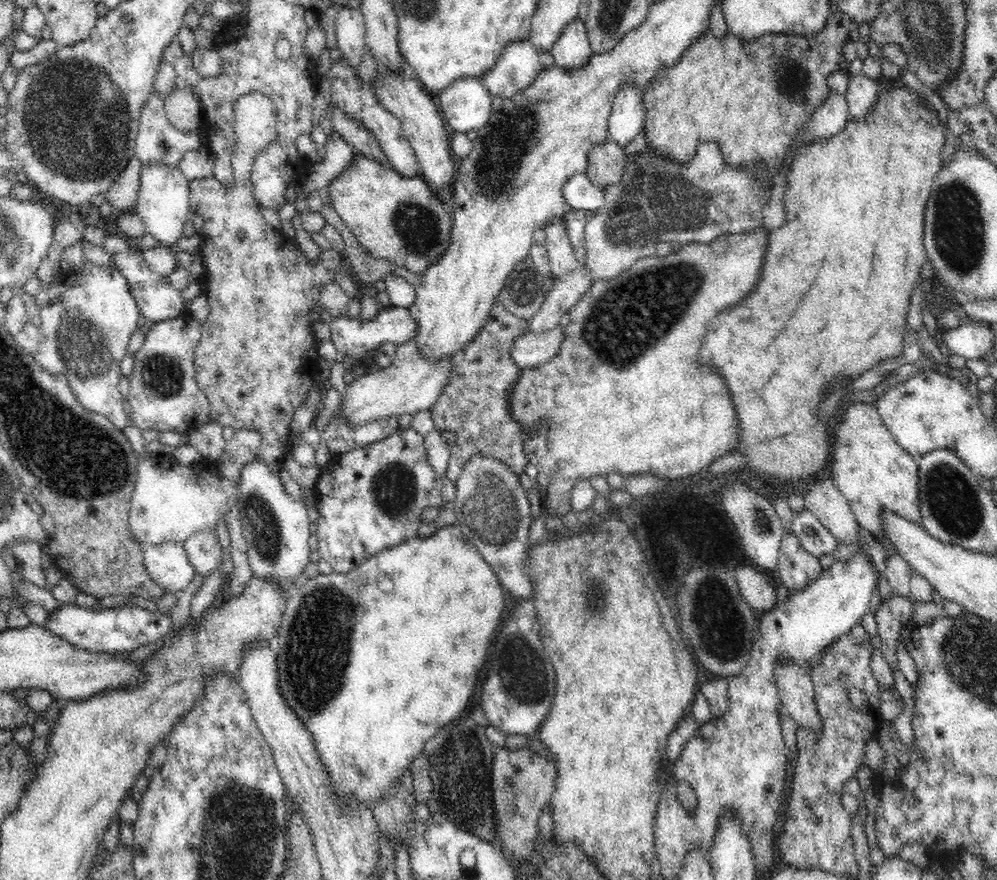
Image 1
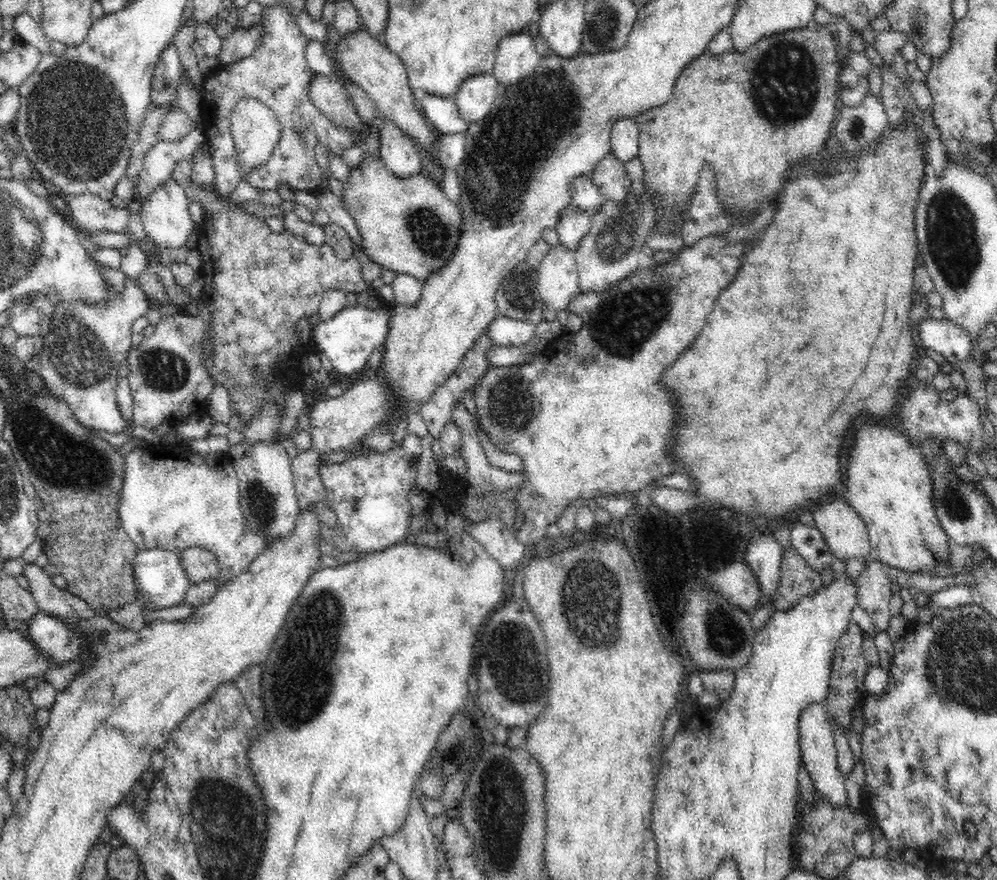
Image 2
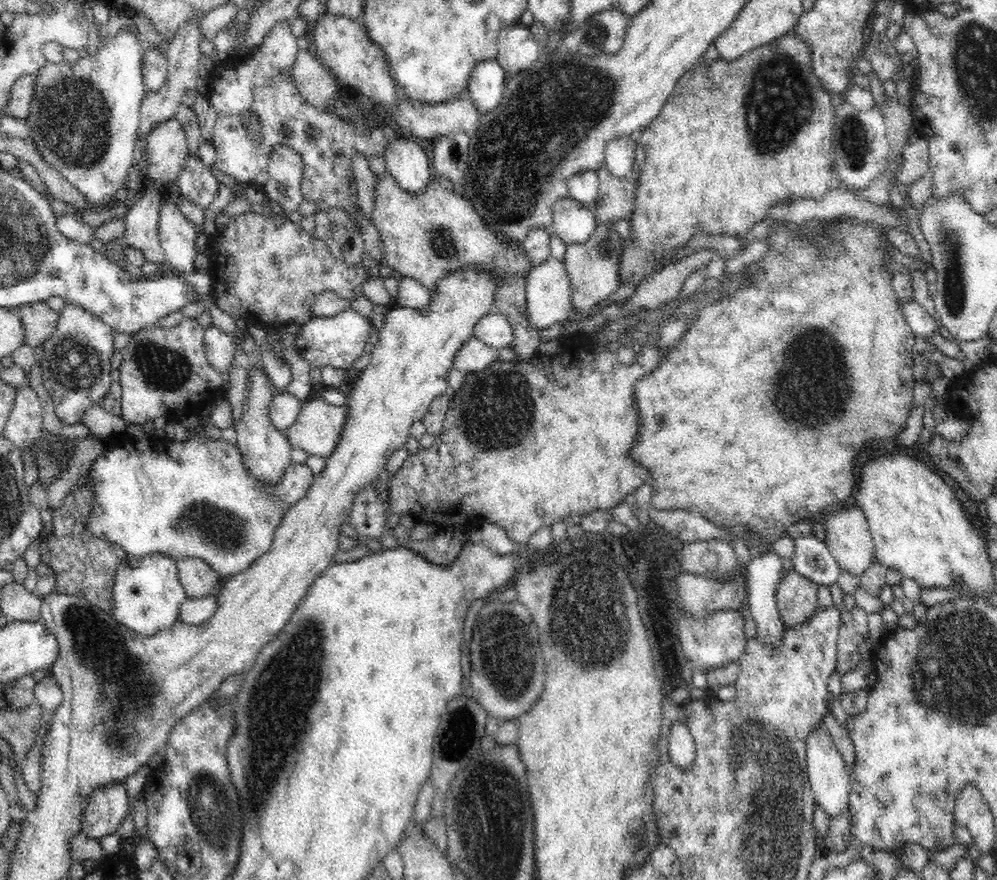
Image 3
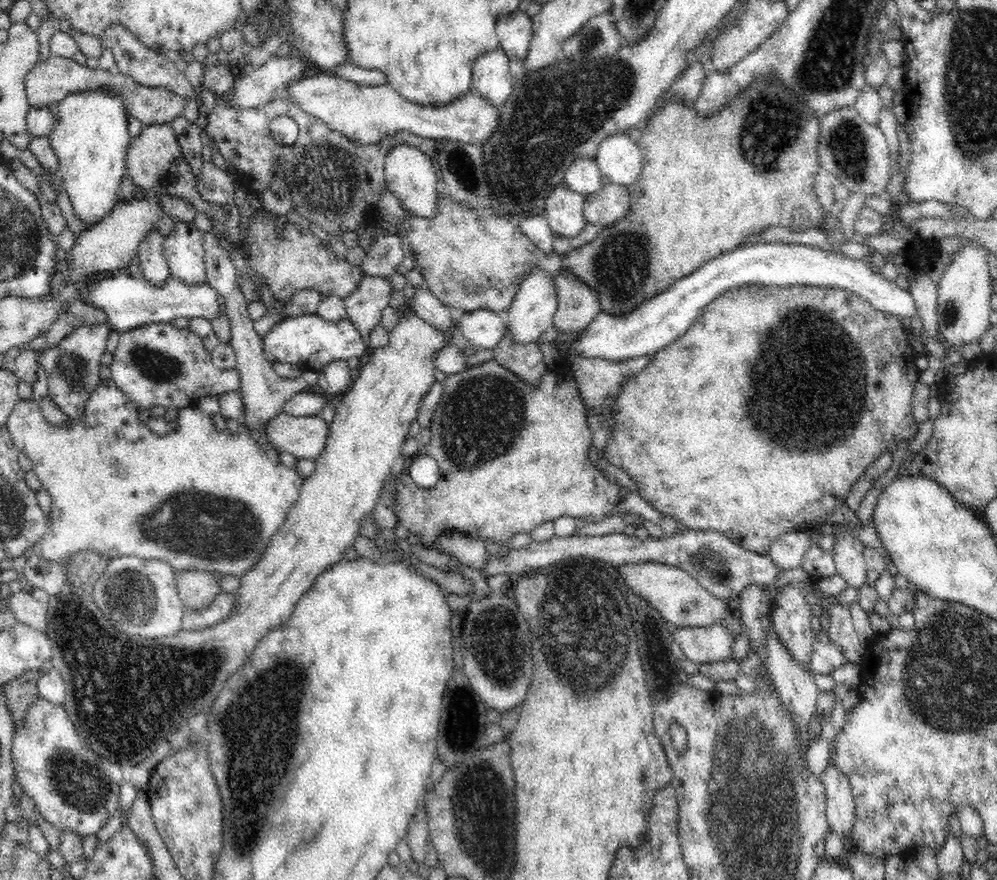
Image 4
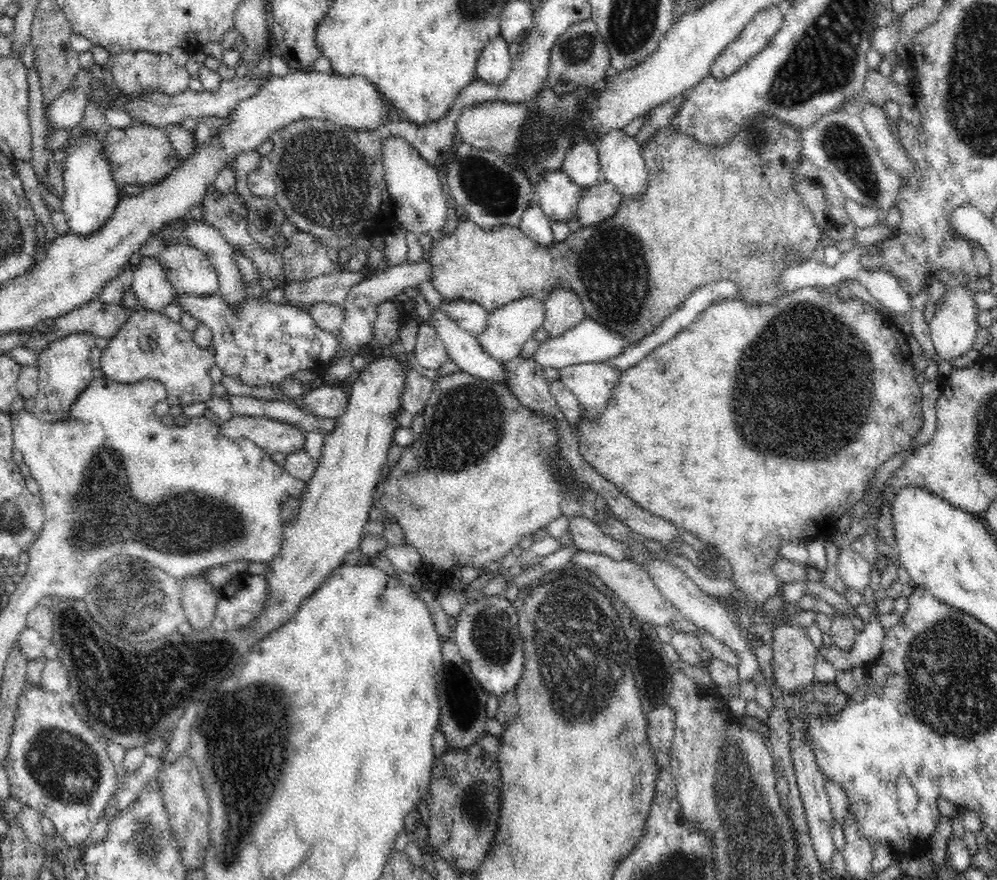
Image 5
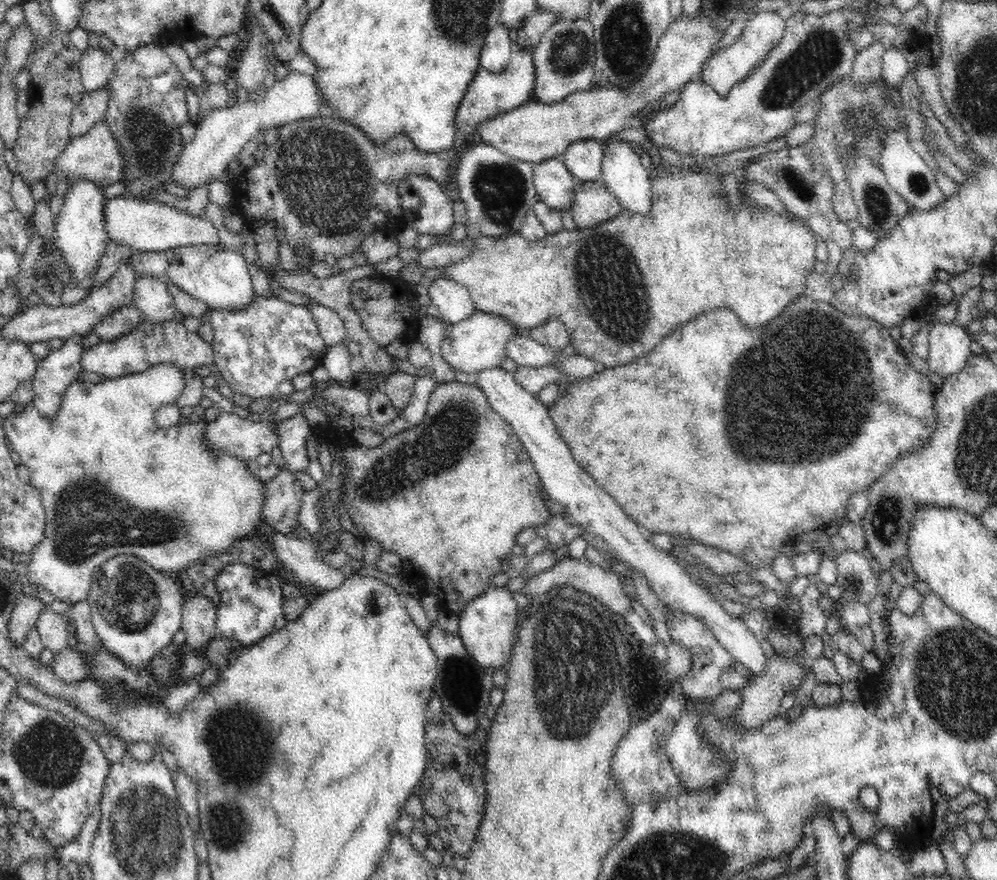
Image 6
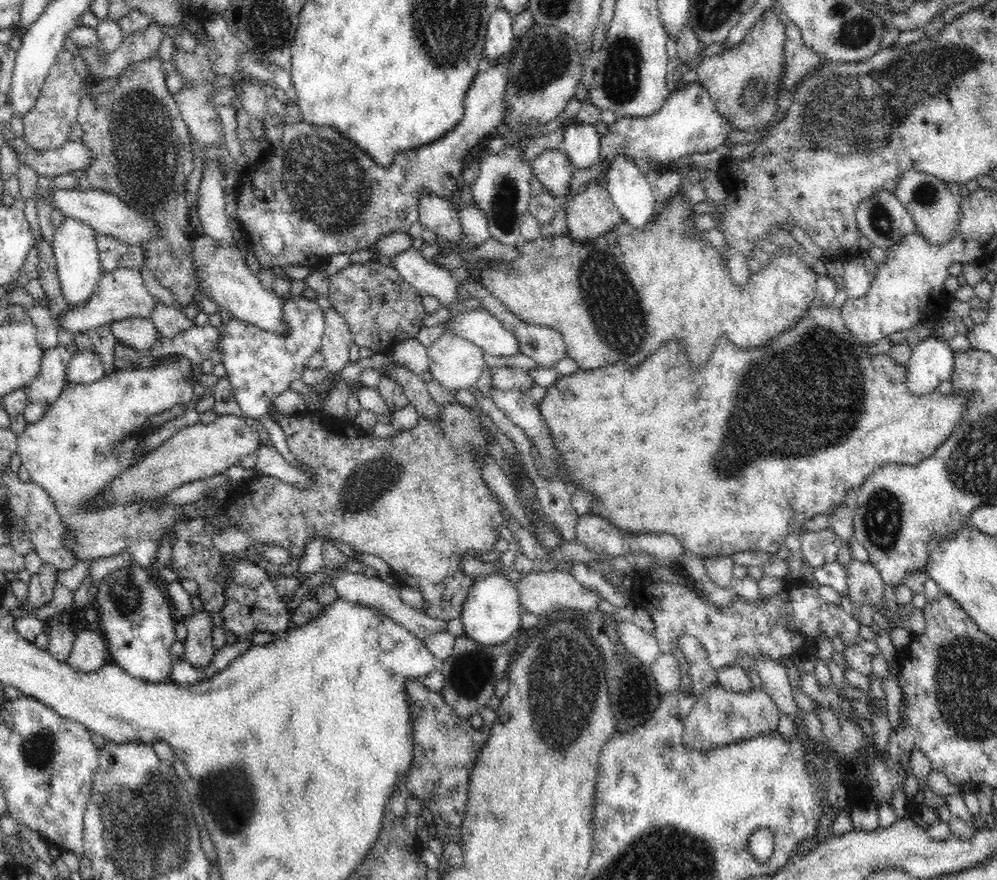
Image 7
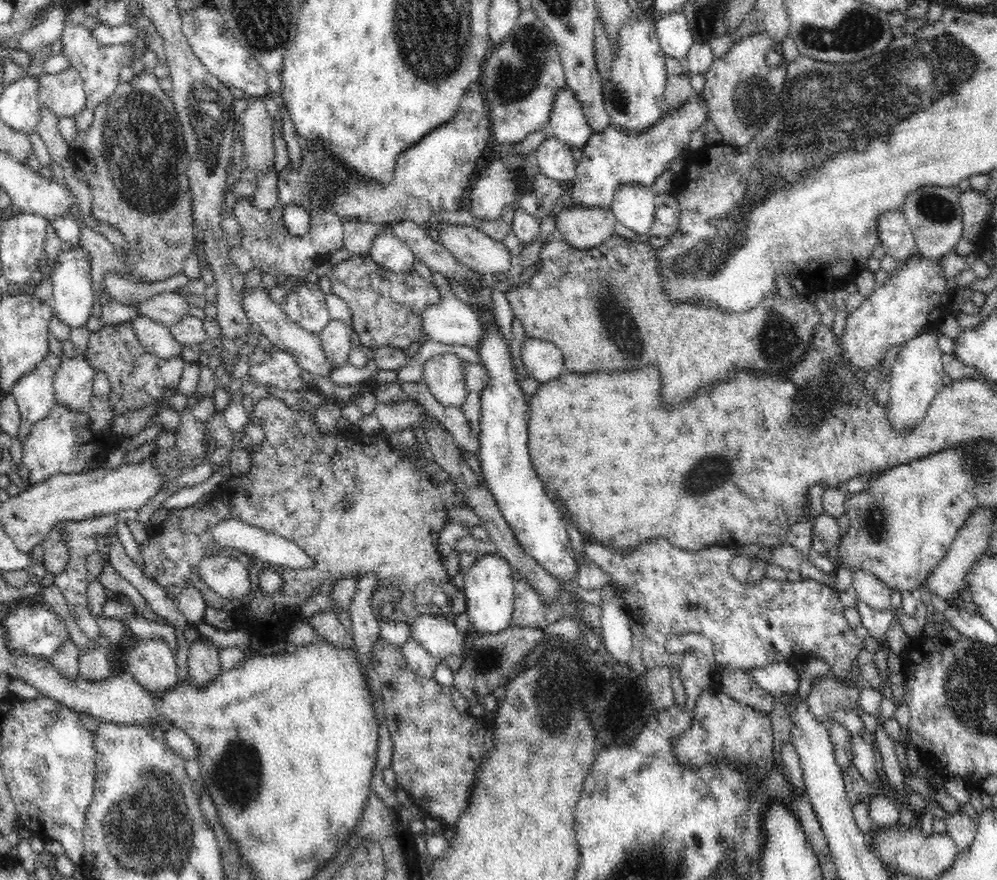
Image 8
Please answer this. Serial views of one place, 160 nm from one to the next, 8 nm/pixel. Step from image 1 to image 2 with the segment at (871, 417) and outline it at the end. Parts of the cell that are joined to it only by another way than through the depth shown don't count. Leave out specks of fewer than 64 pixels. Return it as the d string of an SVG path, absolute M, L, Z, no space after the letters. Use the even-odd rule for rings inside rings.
M868 422L856 430L856 442L848 450L848 468L846 468L846 488L841 493L842 498L860 515L866 523L872 550L868 560L880 561L892 568L900 568L907 573L930 573L936 563L937 552L949 552L948 539L936 514L933 514L932 479L929 478L928 467L920 450L912 444L897 429L888 426L878 426Z

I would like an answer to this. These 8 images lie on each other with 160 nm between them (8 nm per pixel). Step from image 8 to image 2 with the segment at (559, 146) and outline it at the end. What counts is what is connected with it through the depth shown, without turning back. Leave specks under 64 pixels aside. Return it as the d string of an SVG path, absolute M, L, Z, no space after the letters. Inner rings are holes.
M572 204L563 208L559 223L555 226L559 242L571 251L575 251L580 241L591 228L591 214Z

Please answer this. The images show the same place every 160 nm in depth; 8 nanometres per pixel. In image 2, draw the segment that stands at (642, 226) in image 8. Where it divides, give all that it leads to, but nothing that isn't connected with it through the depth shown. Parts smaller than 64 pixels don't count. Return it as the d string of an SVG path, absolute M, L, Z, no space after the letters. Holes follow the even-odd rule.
M633 116L618 118L613 122L610 137L610 151L624 164L639 156L639 128Z

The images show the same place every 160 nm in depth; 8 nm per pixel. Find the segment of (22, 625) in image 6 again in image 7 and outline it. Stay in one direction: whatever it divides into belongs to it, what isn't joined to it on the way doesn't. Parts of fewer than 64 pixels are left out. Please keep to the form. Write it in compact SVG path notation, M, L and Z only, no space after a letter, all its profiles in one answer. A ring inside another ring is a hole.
M42 562L38 572L31 575L28 582L28 598L20 606L20 611L24 611L24 615L37 615L41 606L52 601L54 586L57 584L56 574L58 571L52 564Z

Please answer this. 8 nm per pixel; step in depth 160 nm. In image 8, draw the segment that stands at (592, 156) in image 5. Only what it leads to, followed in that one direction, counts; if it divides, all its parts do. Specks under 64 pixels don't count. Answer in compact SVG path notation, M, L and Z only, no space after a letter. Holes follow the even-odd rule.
M566 86L556 94L553 105L548 124L554 136L572 151L584 148L592 132L576 95Z

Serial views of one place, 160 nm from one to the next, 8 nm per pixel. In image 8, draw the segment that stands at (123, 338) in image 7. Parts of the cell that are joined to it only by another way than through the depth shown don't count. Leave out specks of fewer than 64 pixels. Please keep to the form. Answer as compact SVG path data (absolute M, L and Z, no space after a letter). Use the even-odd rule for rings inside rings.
M142 314L130 322L134 326L137 338L147 352L164 359L181 357L182 346L169 332L168 327L146 318Z

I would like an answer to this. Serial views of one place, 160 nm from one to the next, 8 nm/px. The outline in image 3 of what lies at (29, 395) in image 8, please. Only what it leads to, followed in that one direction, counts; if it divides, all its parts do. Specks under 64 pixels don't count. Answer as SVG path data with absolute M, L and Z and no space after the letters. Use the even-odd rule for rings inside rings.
M66 304L57 320L57 328L43 343L41 362L44 387L55 404L55 412L64 424L82 422L84 413L111 394L111 357L114 352L114 334L95 313Z

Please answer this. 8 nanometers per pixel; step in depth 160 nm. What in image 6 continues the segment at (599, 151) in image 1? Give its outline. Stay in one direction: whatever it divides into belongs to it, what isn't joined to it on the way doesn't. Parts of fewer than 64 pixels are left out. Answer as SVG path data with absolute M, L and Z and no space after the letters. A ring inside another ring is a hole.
M602 180L578 182L570 212L576 229L592 228L622 212L617 198L608 192Z

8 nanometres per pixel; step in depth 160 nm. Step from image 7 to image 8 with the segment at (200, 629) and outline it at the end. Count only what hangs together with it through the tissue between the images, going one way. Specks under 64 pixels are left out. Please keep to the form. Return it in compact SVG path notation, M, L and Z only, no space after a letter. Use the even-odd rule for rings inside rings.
M205 637L202 640L190 642L187 668L191 681L200 687L216 680L222 671L219 648Z

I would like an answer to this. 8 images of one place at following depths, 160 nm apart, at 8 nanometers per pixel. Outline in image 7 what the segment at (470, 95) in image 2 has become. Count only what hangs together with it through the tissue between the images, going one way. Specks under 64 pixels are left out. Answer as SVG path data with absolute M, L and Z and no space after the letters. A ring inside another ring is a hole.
M500 7L490 15L487 22L487 33L483 50L483 66L492 66L508 51L512 50L512 43L516 39L514 30L514 15Z

